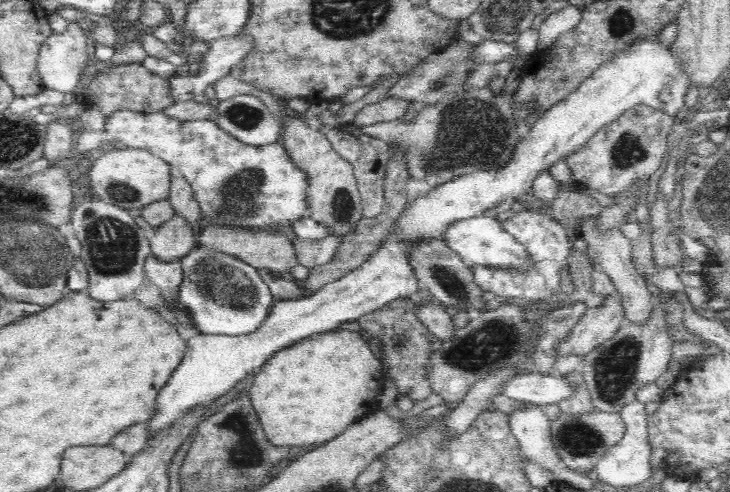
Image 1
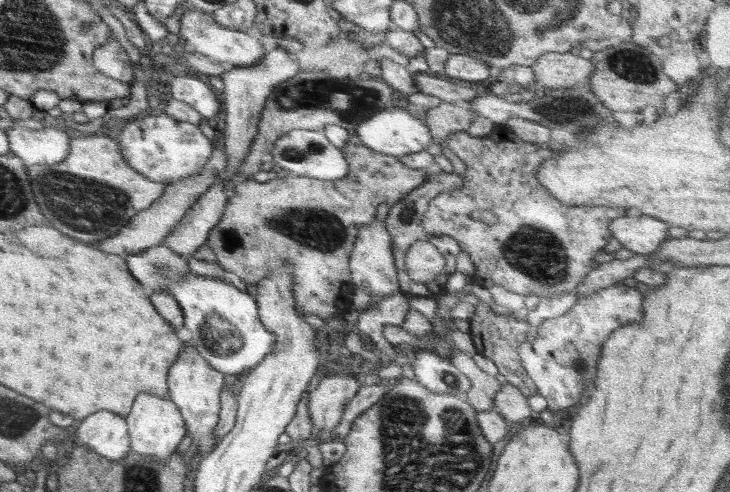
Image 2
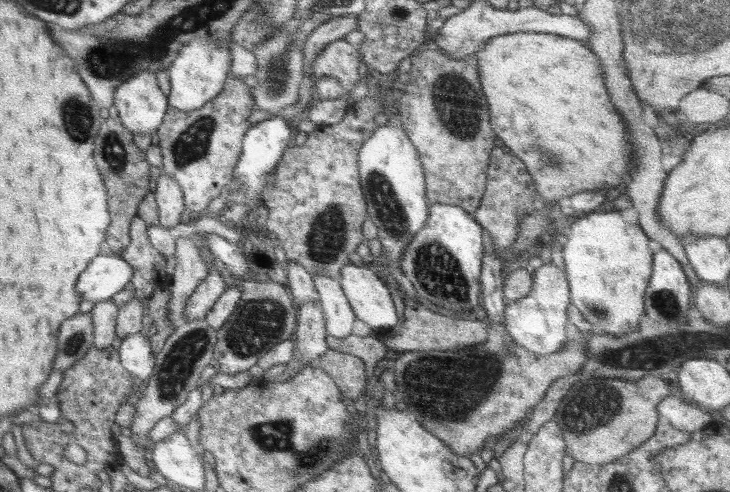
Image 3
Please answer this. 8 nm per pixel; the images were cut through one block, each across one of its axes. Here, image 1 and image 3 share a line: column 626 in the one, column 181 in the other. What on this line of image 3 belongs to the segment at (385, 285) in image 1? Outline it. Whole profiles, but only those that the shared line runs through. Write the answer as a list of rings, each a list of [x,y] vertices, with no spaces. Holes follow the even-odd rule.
[[[198,38],[190,41],[178,51],[178,56],[167,68],[171,84],[170,95],[167,96],[170,108],[193,111],[204,106],[204,104],[220,94],[226,79],[230,75],[232,57],[229,47],[230,44],[228,43],[217,45]]]

